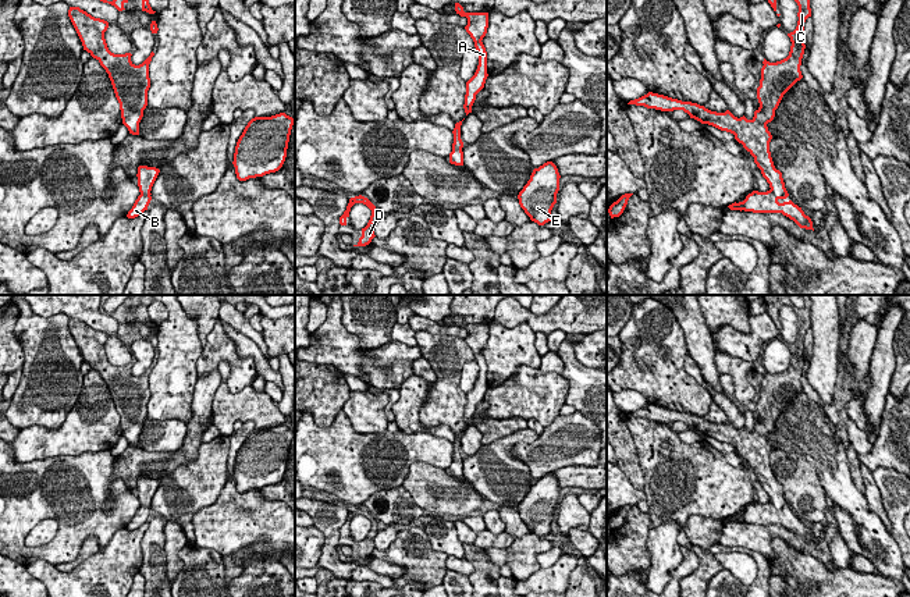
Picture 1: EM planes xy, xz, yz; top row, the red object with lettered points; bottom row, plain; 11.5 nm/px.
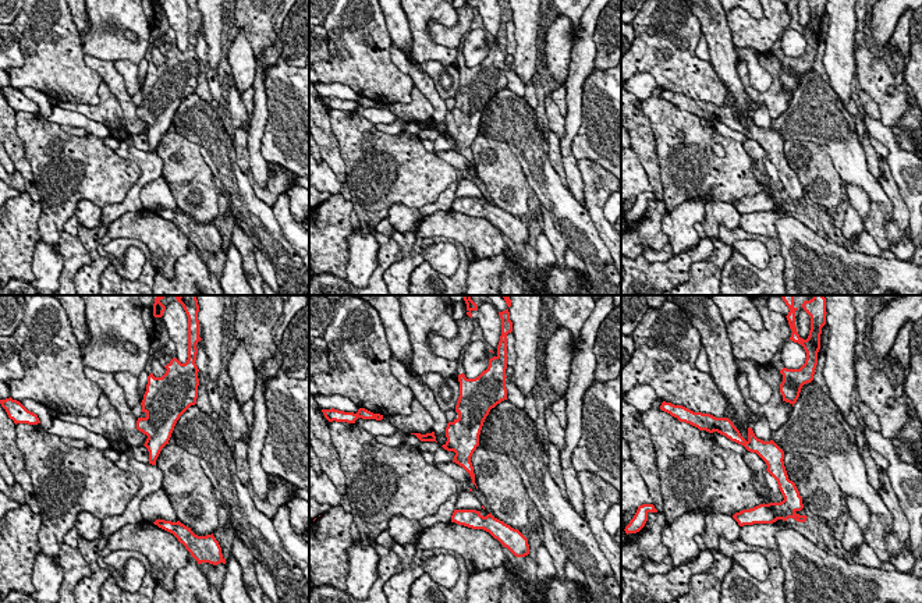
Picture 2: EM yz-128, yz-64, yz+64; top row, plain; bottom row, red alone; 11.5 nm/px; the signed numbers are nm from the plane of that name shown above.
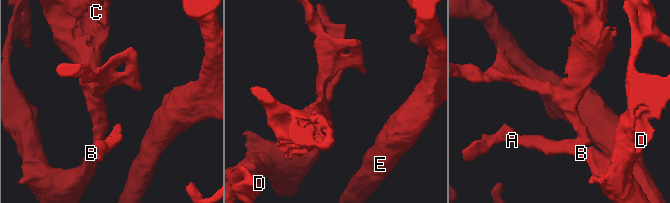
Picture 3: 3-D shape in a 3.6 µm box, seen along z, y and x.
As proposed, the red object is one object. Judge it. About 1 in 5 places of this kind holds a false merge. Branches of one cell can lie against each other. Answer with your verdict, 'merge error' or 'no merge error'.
no merge error

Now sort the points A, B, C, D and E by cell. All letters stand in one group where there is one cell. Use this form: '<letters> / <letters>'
A B C D E

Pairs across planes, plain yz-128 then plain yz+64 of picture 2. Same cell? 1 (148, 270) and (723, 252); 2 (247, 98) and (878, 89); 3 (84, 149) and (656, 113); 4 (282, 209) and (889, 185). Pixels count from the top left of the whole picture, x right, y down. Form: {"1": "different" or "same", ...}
{"1": "different", "2": "different", "3": "same", "4": "different"}

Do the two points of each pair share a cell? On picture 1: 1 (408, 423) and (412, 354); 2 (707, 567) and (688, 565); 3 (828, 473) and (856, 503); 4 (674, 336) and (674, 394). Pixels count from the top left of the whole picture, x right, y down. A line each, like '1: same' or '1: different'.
1: different
2: different
3: same
4: same

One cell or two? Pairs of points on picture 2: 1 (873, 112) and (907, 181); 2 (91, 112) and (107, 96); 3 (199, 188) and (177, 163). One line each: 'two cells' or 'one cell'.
1: two cells
2: one cell
3: one cell

